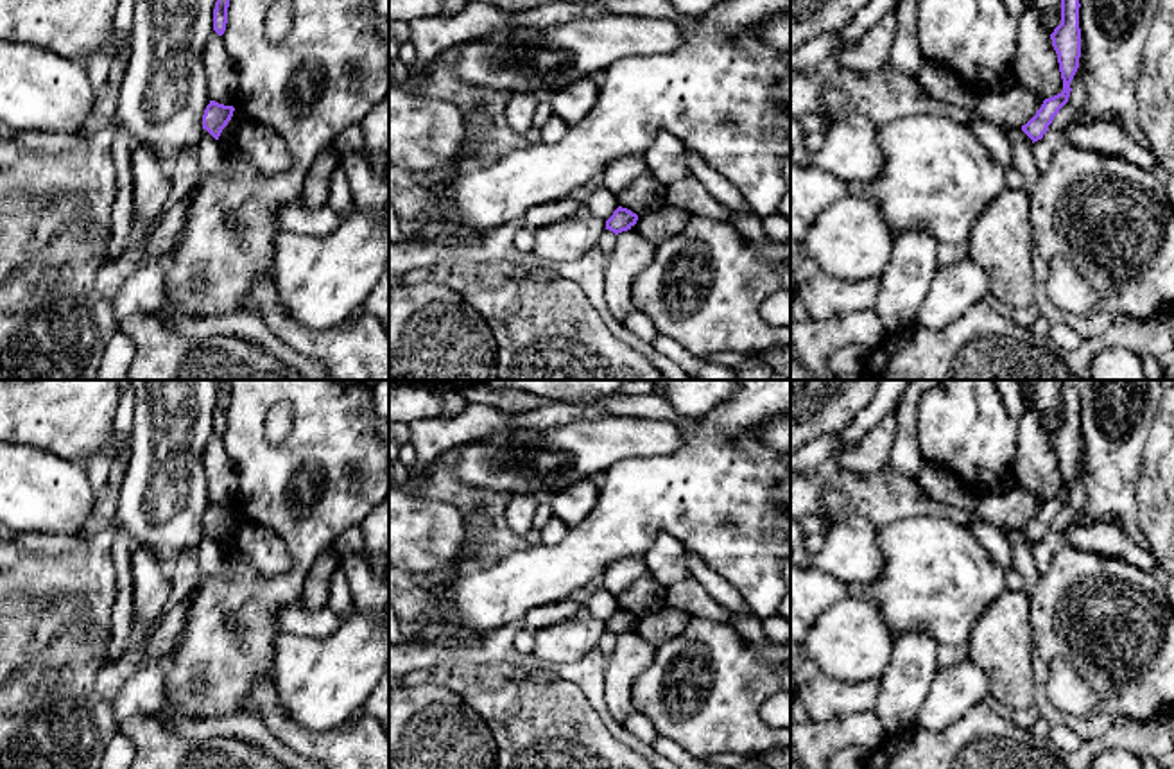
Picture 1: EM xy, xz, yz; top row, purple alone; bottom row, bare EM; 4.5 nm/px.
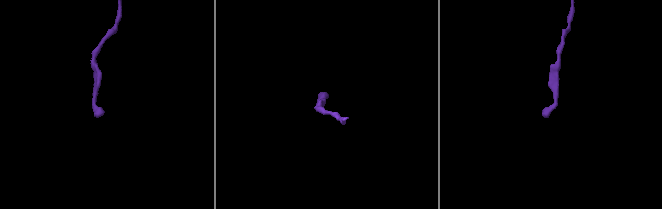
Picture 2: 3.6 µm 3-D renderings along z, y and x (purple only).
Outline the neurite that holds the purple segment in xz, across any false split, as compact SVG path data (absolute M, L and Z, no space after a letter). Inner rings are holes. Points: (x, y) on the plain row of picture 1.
M618 608L613 617L606 622L606 631L615 636L631 631L638 622L638 617L627 609Z

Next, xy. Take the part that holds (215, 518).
M210 502L203 516L203 531L206 531L215 541L219 541L222 531L231 522L233 513L233 507L224 507L215 502Z

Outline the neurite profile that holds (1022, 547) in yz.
M1000 527L1000 531L1006 534L1007 541L1011 543L1013 556L1014 556L1014 570L1022 575L1027 586L1027 595L1032 593L1040 572L1036 568L1036 561L1032 556L1032 541L1022 532L1018 527Z

